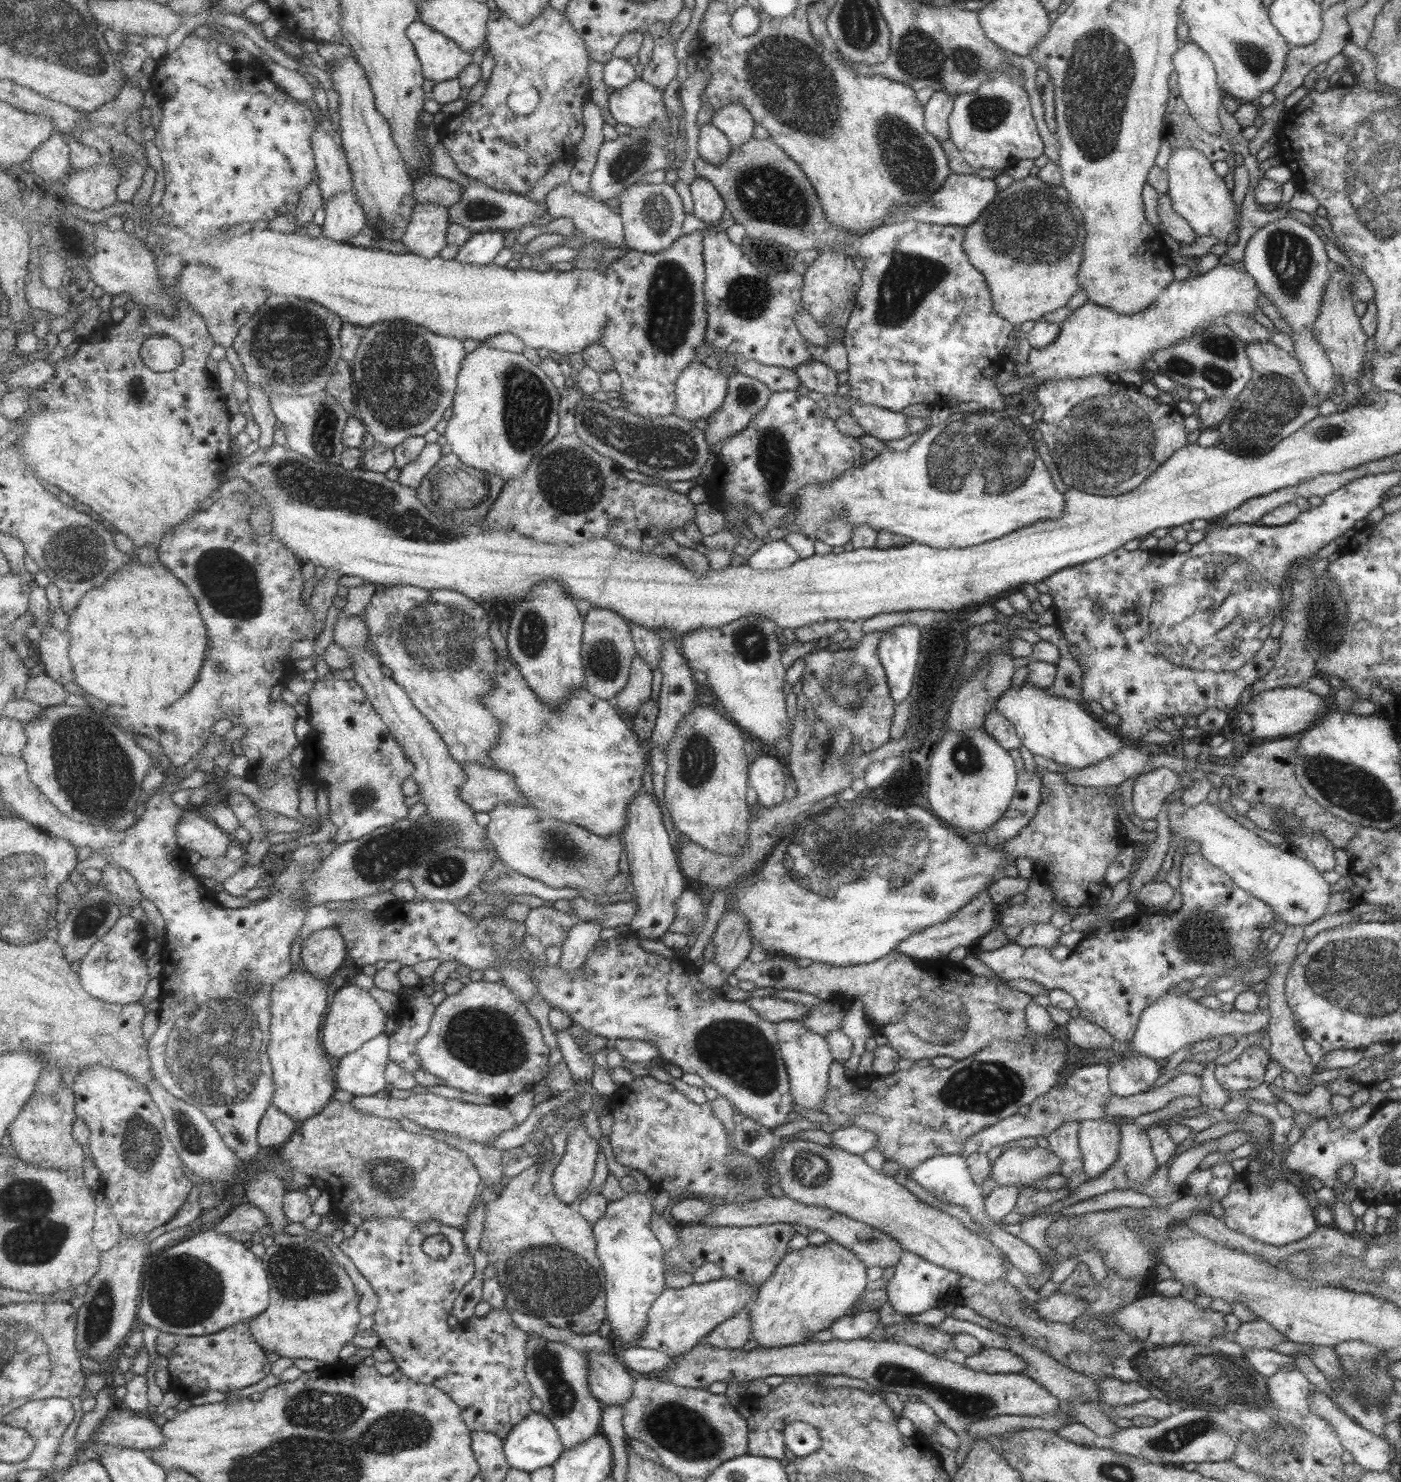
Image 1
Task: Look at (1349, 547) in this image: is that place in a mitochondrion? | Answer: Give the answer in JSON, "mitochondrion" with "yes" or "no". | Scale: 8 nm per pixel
{"mitochondrion":"no"}

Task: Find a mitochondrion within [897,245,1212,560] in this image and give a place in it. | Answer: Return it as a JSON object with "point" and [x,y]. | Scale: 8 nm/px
{"point":[1106,439]}

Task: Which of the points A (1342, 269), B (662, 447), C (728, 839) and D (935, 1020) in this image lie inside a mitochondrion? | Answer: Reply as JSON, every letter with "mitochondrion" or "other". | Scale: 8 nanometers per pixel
{"A":"other","B":"mitochondrion","C":"other","D":"mitochondrion"}

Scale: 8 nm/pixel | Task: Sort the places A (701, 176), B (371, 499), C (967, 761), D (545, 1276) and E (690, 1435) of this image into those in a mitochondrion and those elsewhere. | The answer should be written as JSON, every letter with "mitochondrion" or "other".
{"A":"other","B":"mitochondrion","C":"mitochondrion","D":"mitochondrion","E":"mitochondrion"}

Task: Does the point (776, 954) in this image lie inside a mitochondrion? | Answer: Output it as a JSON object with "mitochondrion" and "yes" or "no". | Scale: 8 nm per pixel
{"mitochondrion":"no"}

